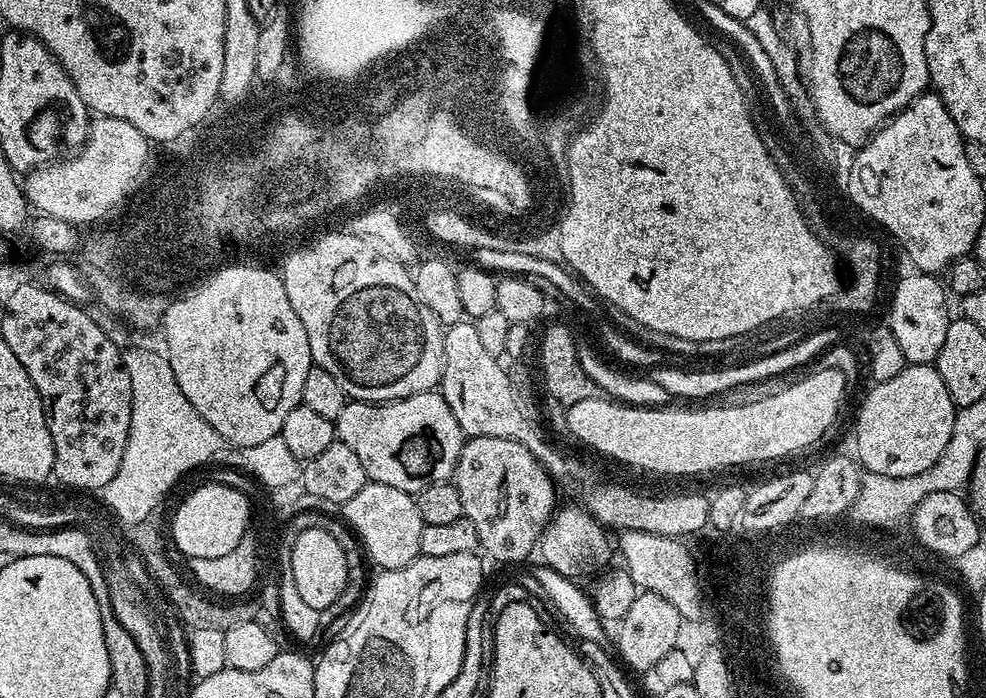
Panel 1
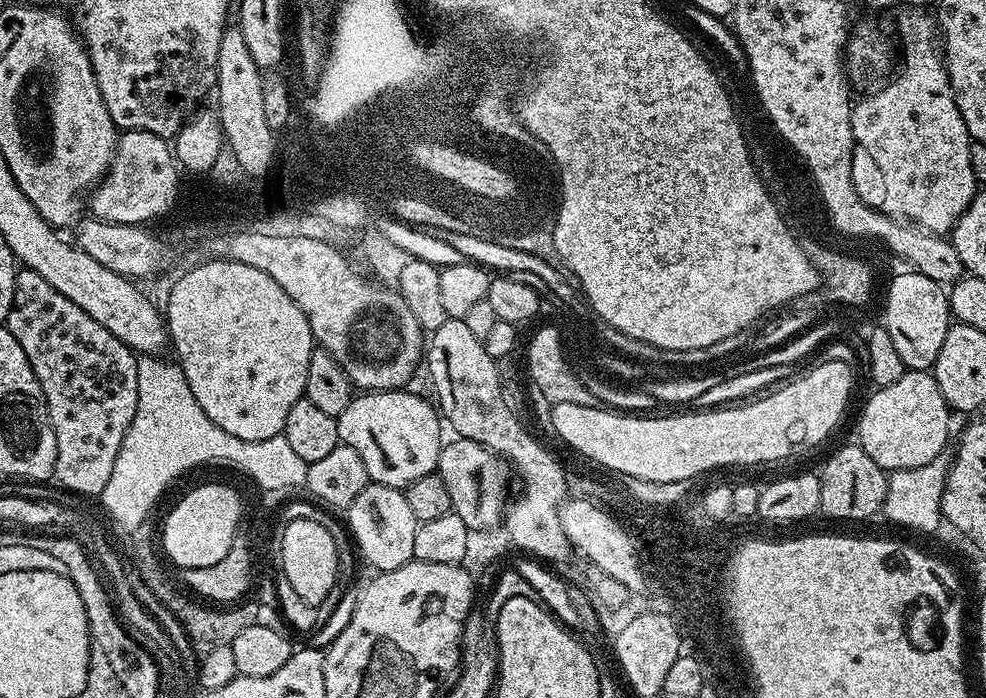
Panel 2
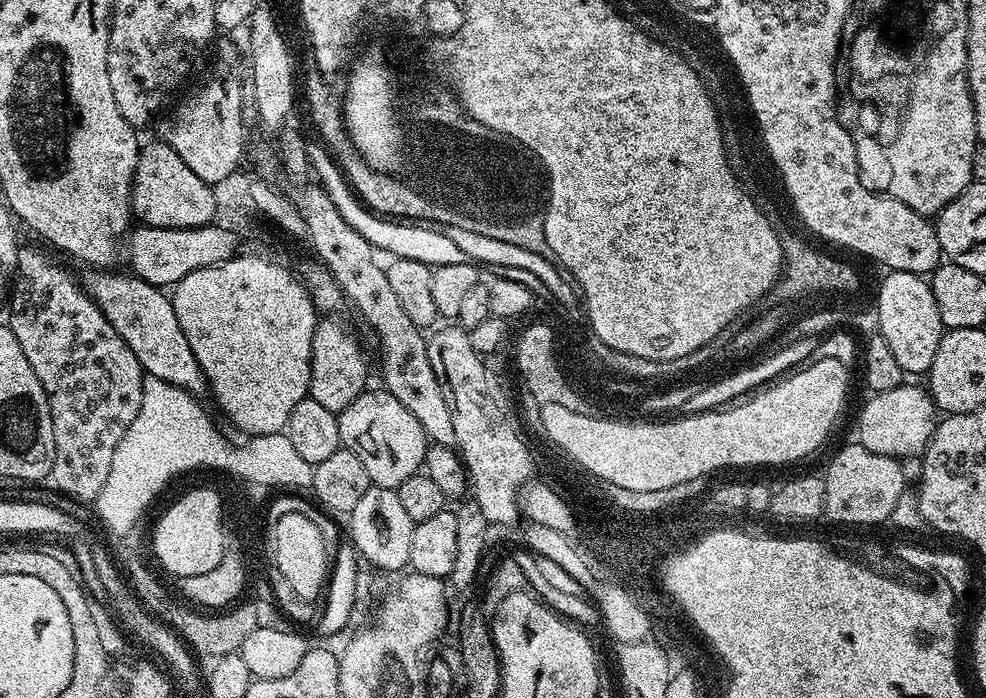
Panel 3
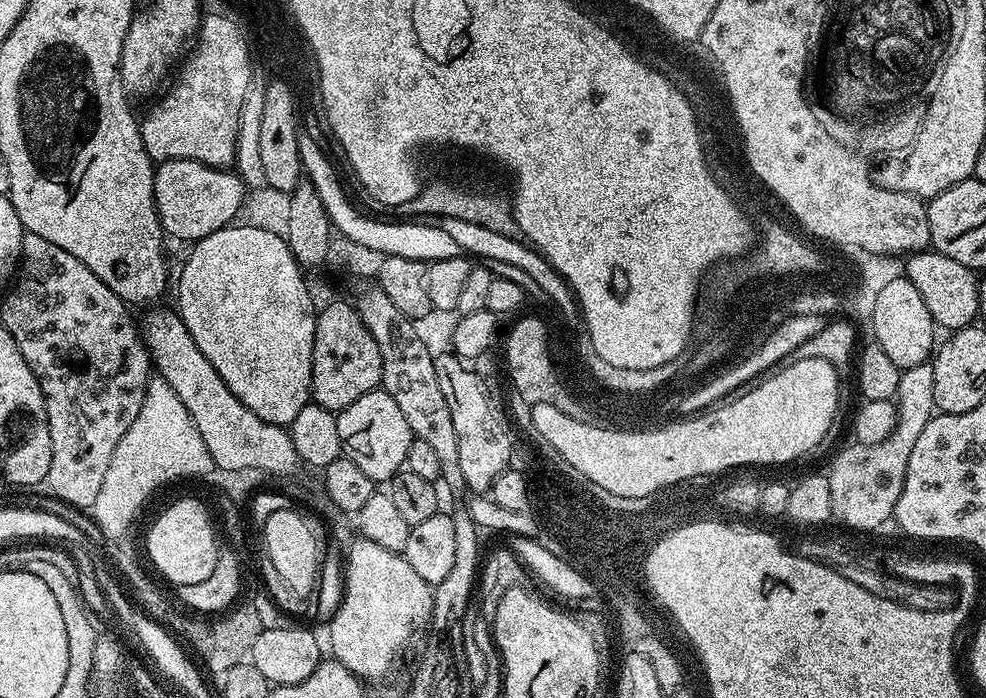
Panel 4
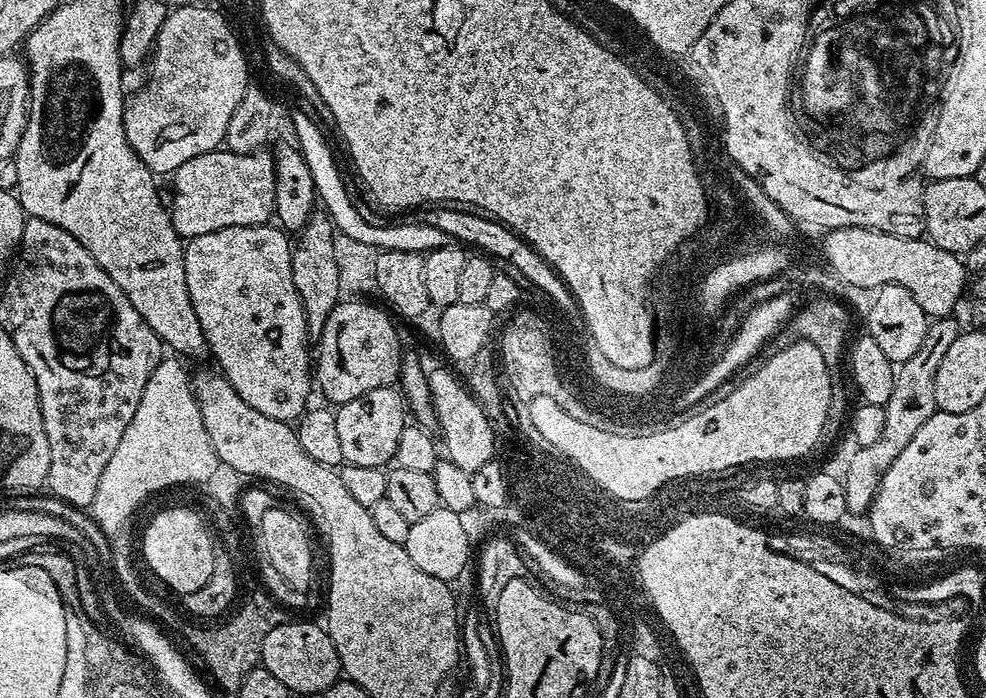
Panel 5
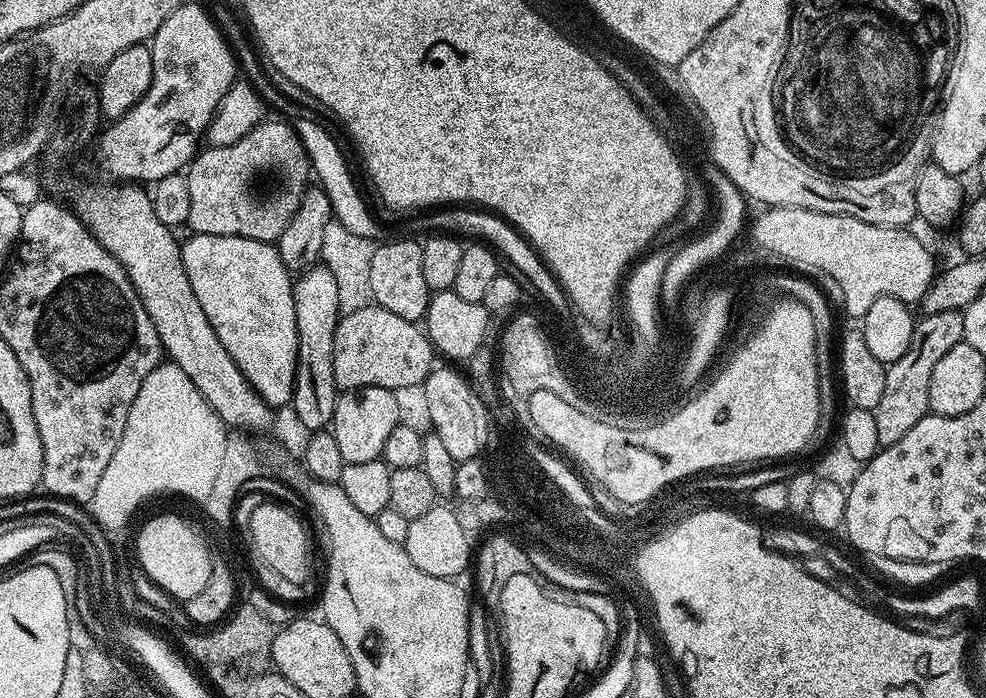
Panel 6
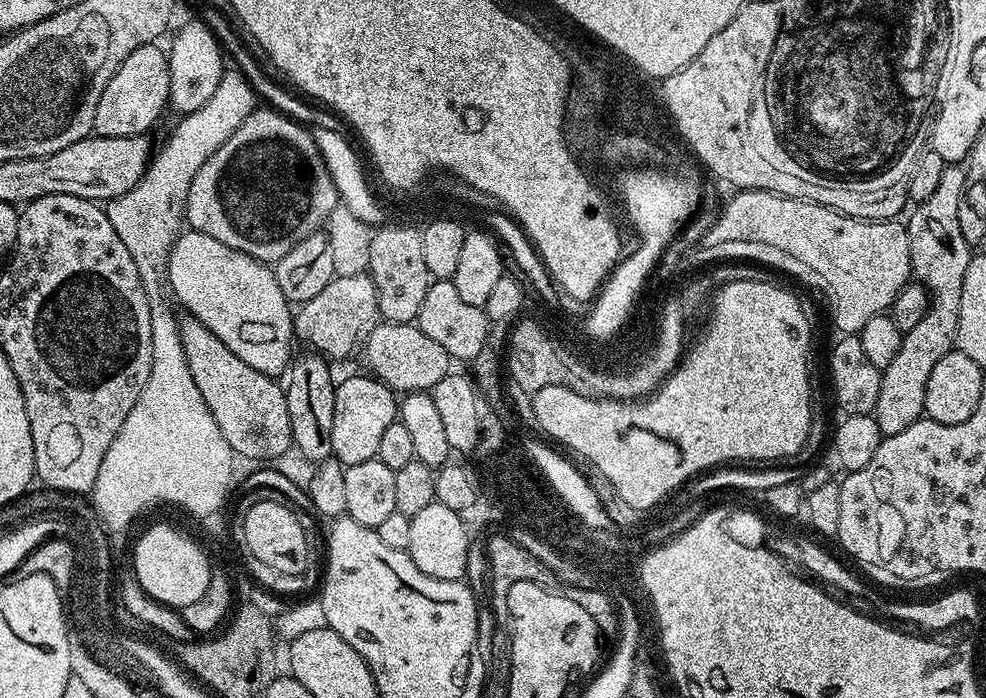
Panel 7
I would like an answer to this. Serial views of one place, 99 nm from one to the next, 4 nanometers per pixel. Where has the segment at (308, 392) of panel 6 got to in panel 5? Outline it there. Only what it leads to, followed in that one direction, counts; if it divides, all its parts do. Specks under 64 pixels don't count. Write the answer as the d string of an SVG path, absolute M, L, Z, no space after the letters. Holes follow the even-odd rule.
M313 214L308 217L292 244L294 290L298 290L298 298L302 302L302 310L308 323L308 334L312 338L320 337L322 326L326 326L326 318L330 318L330 310L334 310L334 306L342 299L338 262L334 255L336 235L333 223L327 215Z

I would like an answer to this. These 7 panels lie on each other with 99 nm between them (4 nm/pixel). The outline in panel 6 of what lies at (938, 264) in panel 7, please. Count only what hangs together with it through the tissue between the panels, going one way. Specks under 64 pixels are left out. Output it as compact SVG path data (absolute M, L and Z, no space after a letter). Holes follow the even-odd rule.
M943 312L942 314L921 315L916 320L916 329L910 350L898 358L898 362L887 365L886 386L882 398L874 409L874 422L878 425L878 442L883 446L898 442L909 430L914 430L922 417L929 415L930 374L934 366L946 355L950 346L964 339L964 313Z

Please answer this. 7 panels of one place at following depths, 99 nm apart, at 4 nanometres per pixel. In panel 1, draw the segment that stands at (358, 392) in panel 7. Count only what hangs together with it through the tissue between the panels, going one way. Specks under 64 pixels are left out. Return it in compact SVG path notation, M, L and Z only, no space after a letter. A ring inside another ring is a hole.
M436 390L410 394L401 400L386 400L382 404L349 399L342 414L338 414L334 423L336 438L346 442L346 446L350 446L350 450L358 454L362 466L366 466L366 474L371 483L394 486L394 490L413 494L421 492L434 482L453 479L456 463L466 439L464 432L458 426L458 418L454 418L454 410L446 406L446 398Z

